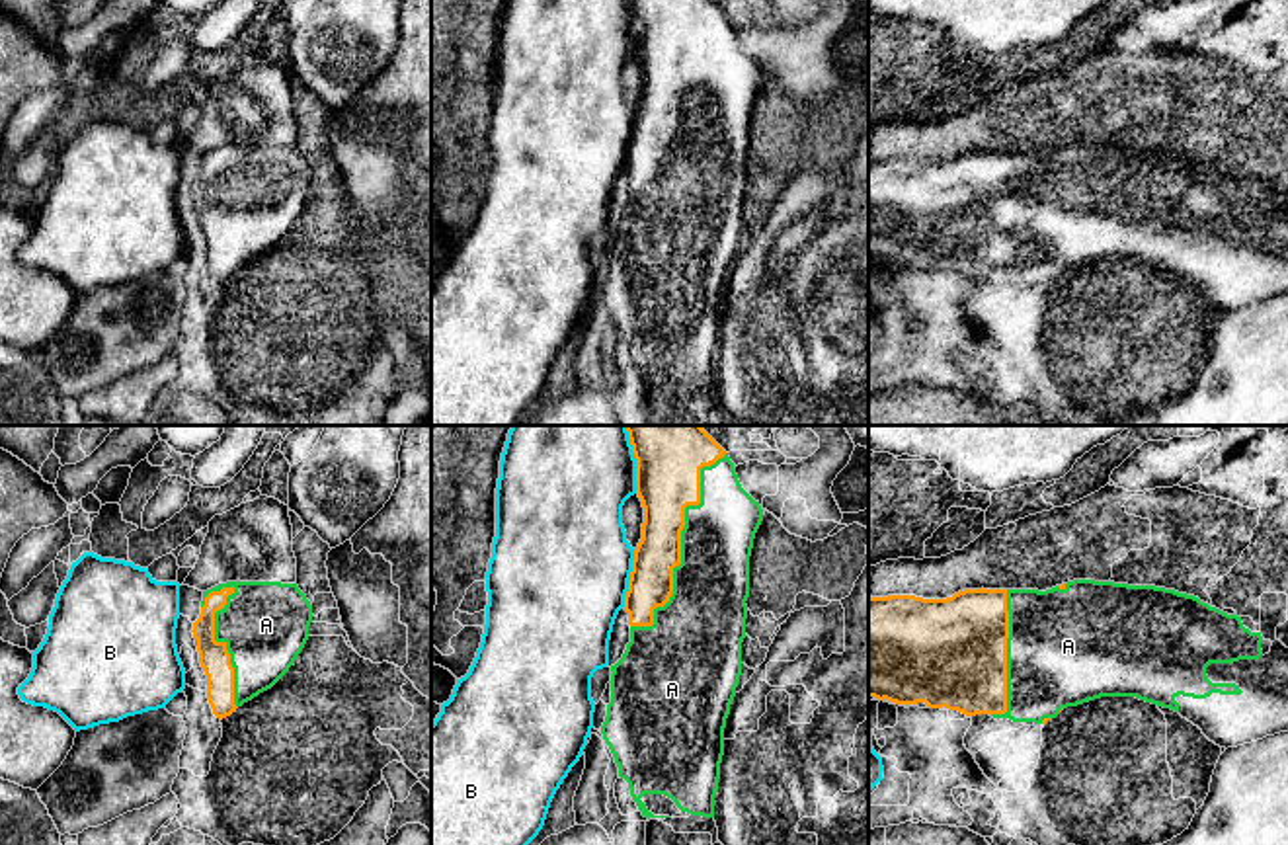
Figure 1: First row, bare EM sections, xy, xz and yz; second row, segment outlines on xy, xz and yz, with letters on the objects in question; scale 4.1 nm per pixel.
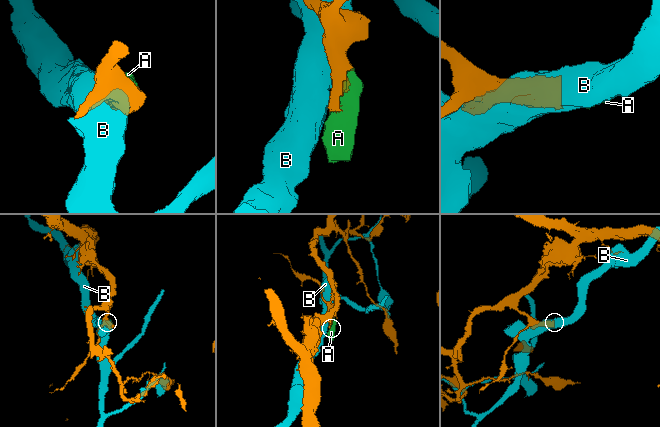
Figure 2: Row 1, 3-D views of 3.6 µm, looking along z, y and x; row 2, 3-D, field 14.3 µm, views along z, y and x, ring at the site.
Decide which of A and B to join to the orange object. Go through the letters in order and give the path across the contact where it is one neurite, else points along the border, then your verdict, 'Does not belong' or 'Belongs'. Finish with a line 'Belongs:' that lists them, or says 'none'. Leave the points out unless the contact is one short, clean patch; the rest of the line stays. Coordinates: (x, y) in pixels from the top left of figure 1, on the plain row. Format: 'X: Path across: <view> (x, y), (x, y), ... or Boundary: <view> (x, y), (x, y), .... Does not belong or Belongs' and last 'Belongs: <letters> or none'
A: Belongs
B: Does not belong
Belongs: A

